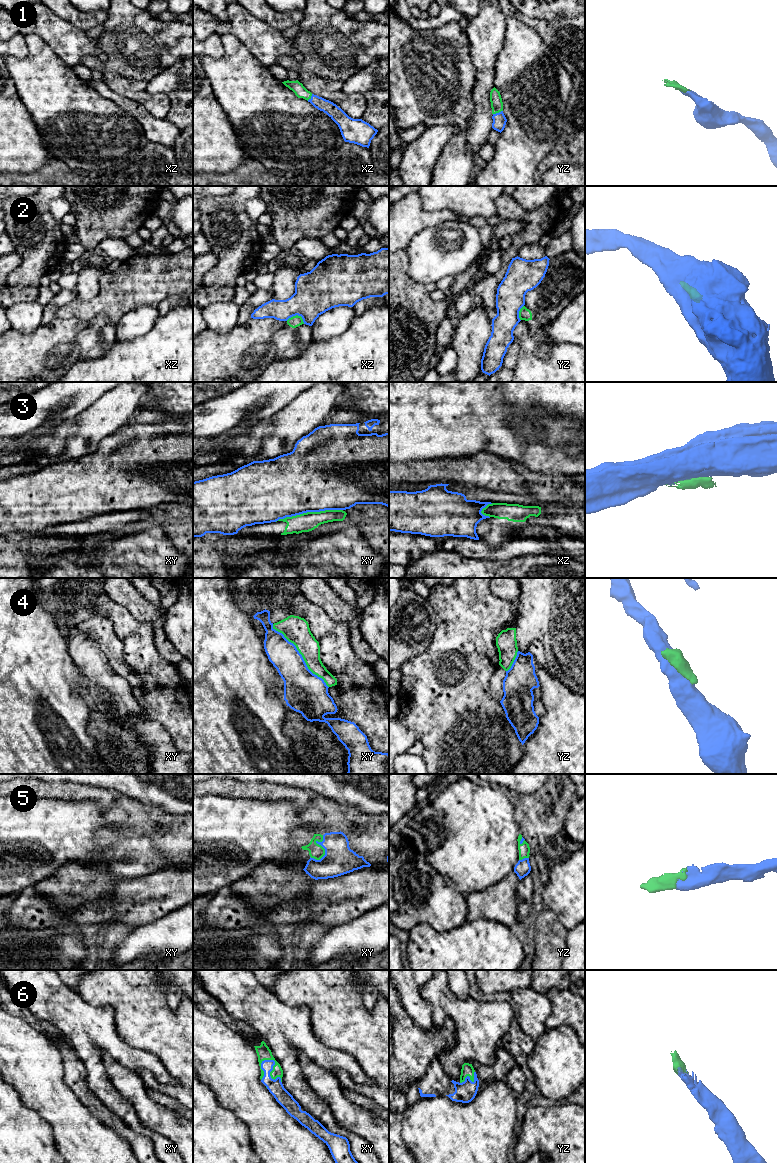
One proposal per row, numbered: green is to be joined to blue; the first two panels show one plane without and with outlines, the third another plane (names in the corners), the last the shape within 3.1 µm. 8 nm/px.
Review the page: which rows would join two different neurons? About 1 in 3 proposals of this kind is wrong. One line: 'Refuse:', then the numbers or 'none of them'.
Refuse: 2, 3, 4

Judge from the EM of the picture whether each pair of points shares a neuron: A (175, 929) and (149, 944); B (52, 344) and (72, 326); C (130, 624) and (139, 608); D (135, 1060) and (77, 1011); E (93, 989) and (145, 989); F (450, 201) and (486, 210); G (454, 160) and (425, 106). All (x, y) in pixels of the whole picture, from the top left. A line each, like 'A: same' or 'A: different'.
A: same
B: same
C: different
D: same
E: same
F: same
G: same

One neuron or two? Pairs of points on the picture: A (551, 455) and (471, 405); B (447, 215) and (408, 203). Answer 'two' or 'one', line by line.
A: one
B: one

